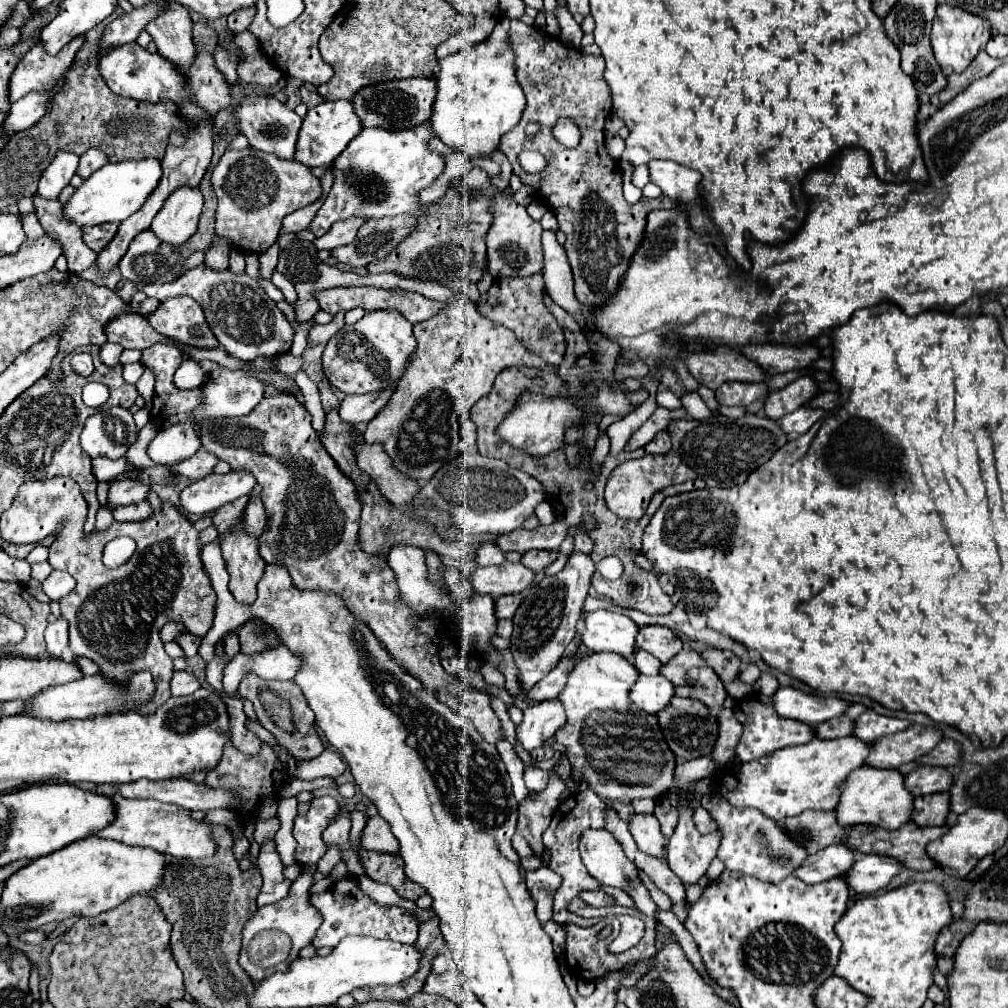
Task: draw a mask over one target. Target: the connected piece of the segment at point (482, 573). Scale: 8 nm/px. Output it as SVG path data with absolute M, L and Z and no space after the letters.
M504 561L498 567L476 567L472 573L472 587L478 593L488 593L494 597L508 593L522 593L534 583L534 571L522 563Z

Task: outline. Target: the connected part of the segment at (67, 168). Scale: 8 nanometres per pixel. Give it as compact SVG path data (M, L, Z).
M60 151L56 159L46 167L38 183L38 195L44 199L58 199L62 189L70 185L70 179L76 175L78 155Z

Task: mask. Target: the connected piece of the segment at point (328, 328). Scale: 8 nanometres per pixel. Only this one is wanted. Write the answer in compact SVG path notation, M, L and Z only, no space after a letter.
M340 311L340 313L334 315L333 320L328 324L314 325L308 334L309 345L326 345L326 343L346 324L344 320L345 313L346 311Z

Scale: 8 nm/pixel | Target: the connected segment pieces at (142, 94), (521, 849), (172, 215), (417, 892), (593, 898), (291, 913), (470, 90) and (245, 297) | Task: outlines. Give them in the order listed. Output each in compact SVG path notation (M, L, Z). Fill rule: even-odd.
M128 43L124 47L110 51L106 57L100 59L100 73L106 79L106 85L114 93L136 101L148 101L148 103L192 101L212 117L218 111L232 105L232 95L230 95L232 85L228 83L224 73L214 65L212 51L206 49L196 49L194 61L188 67L188 71L180 71L180 67L176 67L176 63L172 63L170 59L164 59L162 55L156 53L148 53L142 47L138 47L138 43Z
M514 835L514 837L512 837L512 847L516 849L516 853L518 853L520 857L530 857L530 855L534 855L532 847L528 845L528 841L526 841L526 839L522 839L522 837L518 837L518 835Z
M176 189L152 221L152 233L166 245L180 249L198 229L202 193L198 189Z
M360 851L364 871L370 879L378 883L388 883L396 889L402 899L416 901L426 893L426 889L404 875L404 861L398 855L386 855L376 851Z
M582 891L580 899L594 907L614 907L616 905L616 899L604 891Z
M306 865L306 867L302 867L300 877L292 883L290 893L288 893L284 899L280 899L278 903L272 903L272 905L264 905L264 907L260 907L260 909L258 909L258 911L256 911L256 913L246 921L246 925L244 925L244 929L242 929L240 967L250 975L250 979L252 979L252 983L254 983L254 985L256 985L258 981L262 981L262 979L266 979L266 977L274 975L276 971L288 971L290 963L298 959L300 949L312 943L314 933L316 933L316 929L320 927L320 923L322 923L322 915L318 915L320 911L318 911L318 909L314 909L314 907L312 907L312 903L308 901L308 897L310 897L308 889L310 889L310 885L312 885L312 881L314 881L314 871L316 871L316 865ZM262 929L278 929L278 931L288 933L288 935L290 935L290 939L292 939L292 957L288 957L284 963L280 963L280 965L276 965L276 967L270 967L270 969L264 969L264 967L256 967L256 965L252 965L252 963L248 961L248 957L246 957L246 947L248 947L250 939L252 939L258 931L262 931Z
M502 17L492 35L472 47L464 47L438 61L438 95L432 111L434 133L452 149L476 159L492 153L500 137L508 133L522 115L524 93L516 79L514 49L510 47L510 19Z
M200 265L196 269L186 271L180 279L172 283L164 283L164 285L148 283L148 285L142 285L140 291L144 291L148 297L154 297L158 301L166 297L174 297L174 295L190 295L204 309L206 321L212 333L216 335L218 343L232 357L240 361L252 361L258 355L282 355L292 345L294 331L290 323L286 321L284 313L246 273L234 275L230 269L216 273Z

